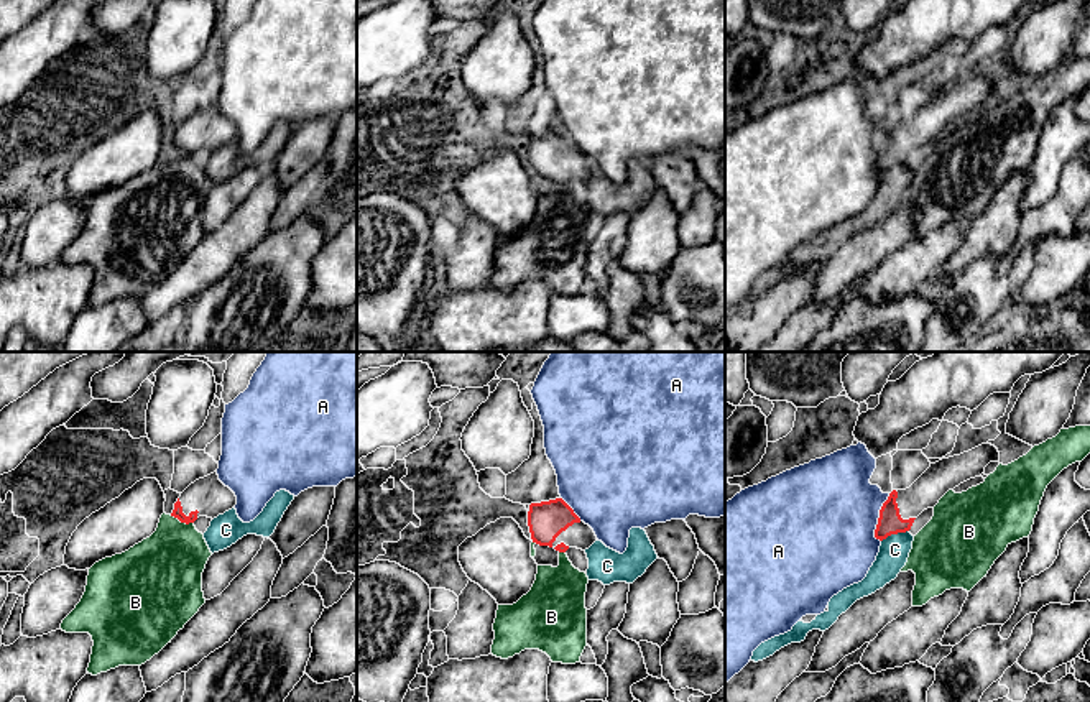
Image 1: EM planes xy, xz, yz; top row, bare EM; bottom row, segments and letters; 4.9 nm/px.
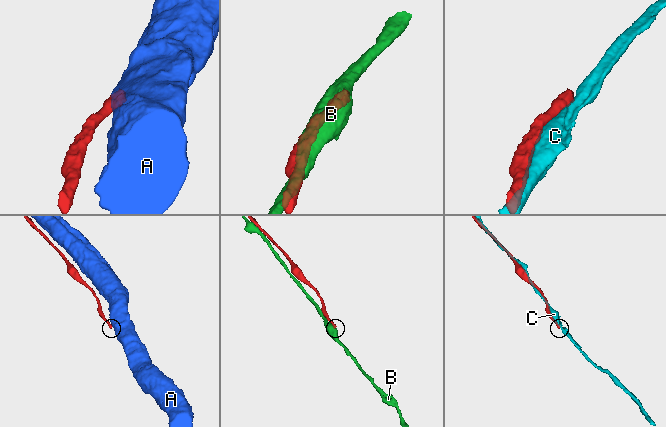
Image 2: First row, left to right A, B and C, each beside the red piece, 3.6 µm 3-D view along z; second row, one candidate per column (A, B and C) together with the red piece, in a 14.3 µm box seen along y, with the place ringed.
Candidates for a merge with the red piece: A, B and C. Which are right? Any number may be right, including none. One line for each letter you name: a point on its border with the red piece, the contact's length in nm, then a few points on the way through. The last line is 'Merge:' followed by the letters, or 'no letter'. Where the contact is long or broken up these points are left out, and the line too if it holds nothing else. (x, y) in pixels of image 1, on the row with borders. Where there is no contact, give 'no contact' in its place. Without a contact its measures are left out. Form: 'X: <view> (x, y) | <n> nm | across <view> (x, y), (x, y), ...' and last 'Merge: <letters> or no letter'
Merge: no letter

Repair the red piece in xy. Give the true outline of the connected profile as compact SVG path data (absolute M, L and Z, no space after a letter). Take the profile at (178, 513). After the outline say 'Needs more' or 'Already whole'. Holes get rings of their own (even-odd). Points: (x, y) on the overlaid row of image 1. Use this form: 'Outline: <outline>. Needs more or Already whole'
Outline: M217 472L191 483L174 503L171 516L181 523L194 523L199 516L217 518L235 508L237 496L225 487Z. Needs more

